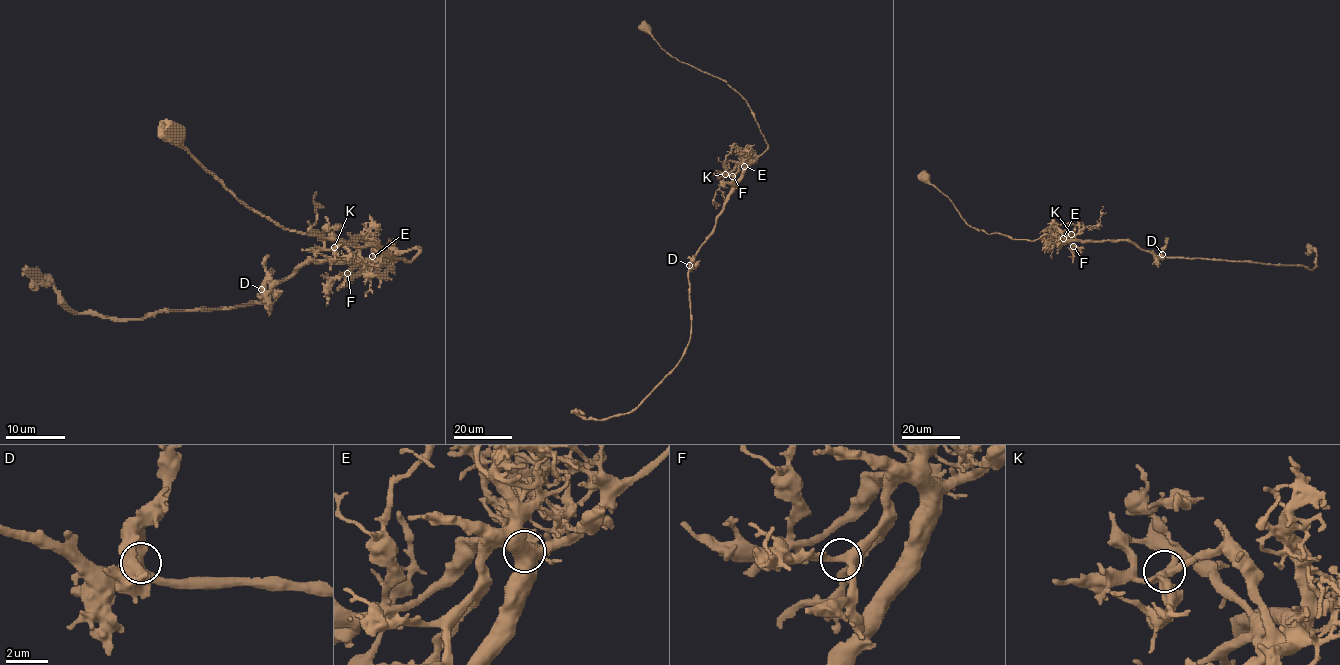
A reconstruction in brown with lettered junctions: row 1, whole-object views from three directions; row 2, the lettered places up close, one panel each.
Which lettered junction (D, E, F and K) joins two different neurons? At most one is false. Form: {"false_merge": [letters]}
{"false_merge": ["K"]}

